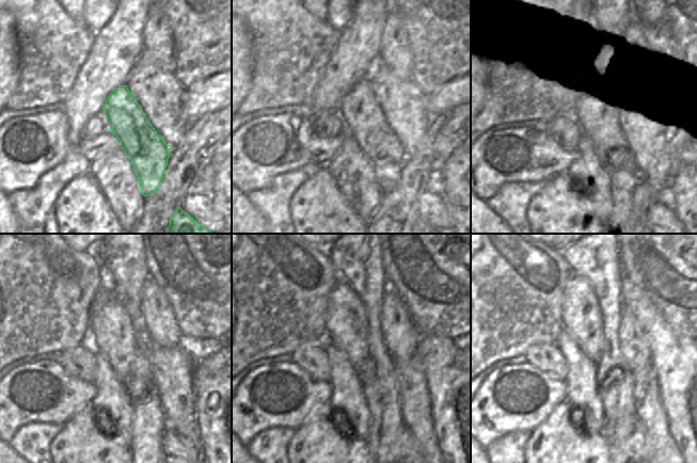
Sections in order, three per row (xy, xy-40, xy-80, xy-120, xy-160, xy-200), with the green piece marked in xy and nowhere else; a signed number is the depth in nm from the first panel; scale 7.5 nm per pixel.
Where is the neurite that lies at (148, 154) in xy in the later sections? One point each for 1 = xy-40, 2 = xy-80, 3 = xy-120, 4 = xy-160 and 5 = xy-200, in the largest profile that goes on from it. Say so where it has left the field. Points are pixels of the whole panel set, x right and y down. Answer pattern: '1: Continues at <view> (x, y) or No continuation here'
1: Continues at xy-40 (364, 121)
2: Continues at xy-80 (597, 112)
3: Continues at xy-120 (110, 326)
4: Continues at xy-160 (346, 321)
5: Continues at xy-200 (582, 318).

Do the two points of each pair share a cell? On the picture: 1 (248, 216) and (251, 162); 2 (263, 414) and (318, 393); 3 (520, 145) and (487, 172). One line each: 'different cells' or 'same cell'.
1: different cells
2: same cell
3: same cell

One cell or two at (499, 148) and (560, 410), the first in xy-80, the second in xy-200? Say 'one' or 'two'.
two

